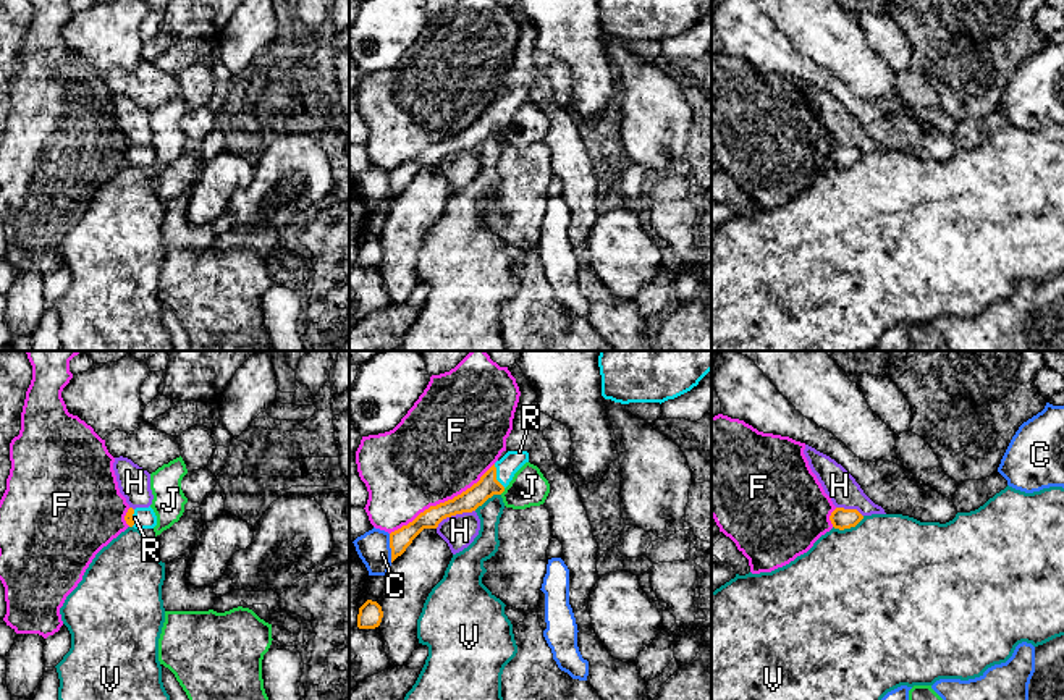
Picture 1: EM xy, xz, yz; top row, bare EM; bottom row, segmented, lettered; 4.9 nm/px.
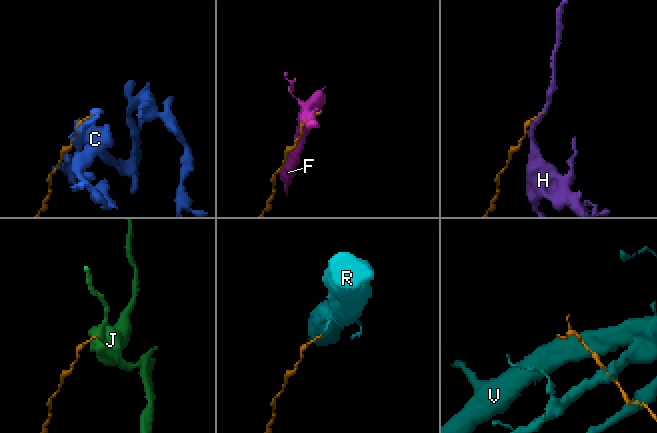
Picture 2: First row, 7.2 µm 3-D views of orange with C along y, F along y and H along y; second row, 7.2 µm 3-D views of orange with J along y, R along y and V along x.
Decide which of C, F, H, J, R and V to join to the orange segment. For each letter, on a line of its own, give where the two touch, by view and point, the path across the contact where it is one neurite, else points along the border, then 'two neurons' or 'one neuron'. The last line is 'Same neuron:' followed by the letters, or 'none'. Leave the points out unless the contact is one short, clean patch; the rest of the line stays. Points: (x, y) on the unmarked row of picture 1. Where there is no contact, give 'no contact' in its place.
C: contact xz (390, 185); two neurons
F: contact xz (442, 141); two neurons
H: contact xz (455, 152); two neurons
J: contact xz (502, 130); border xz (505, 126), (500, 131); two neurons
R: contact xz (495, 113); way xz (474, 134), (495, 113), (511, 99); one neuron
V: contact yz (848, 165); two neurons
Same neuron: R

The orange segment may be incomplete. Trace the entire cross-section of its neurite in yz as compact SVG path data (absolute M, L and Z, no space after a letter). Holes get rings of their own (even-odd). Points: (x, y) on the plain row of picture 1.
M836 145L830 154L833 165L839 168L855 165L862 157L863 154L857 147L844 145Z

